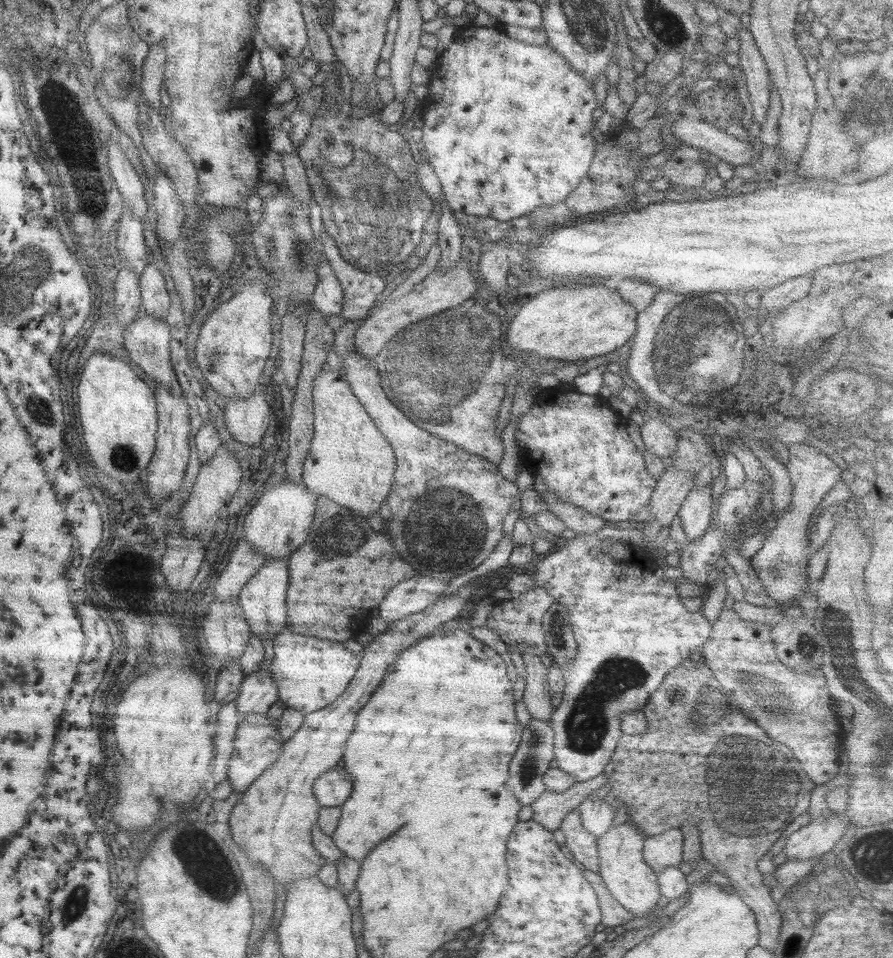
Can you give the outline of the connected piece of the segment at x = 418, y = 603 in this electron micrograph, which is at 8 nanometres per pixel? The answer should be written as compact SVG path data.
M413 576L391 587L379 602L378 619L395 622L416 612L425 610L443 592L447 581L428 576Z

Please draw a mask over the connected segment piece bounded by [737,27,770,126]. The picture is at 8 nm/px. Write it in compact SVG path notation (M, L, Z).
M741 27L737 31L737 36L737 40L739 40L738 69L745 77L745 86L752 108L752 121L760 126L765 120L769 101L770 80L768 70L754 45L751 33Z

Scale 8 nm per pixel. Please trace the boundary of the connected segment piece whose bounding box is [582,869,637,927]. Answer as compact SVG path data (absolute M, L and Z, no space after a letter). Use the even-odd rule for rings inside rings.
M584 869L582 870L582 875L591 885L591 888L596 894L597 906L601 916L601 921L599 922L603 924L603 926L619 926L623 923L627 923L633 918L637 918L631 917L631 914L616 902L616 900L609 894L602 878L598 874Z

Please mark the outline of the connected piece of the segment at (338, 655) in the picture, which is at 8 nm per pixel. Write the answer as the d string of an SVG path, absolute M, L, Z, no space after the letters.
M286 629L273 638L274 656L268 671L276 689L278 700L287 708L301 714L315 712L331 704L348 685L360 663L341 643L320 639L313 635L300 635Z

